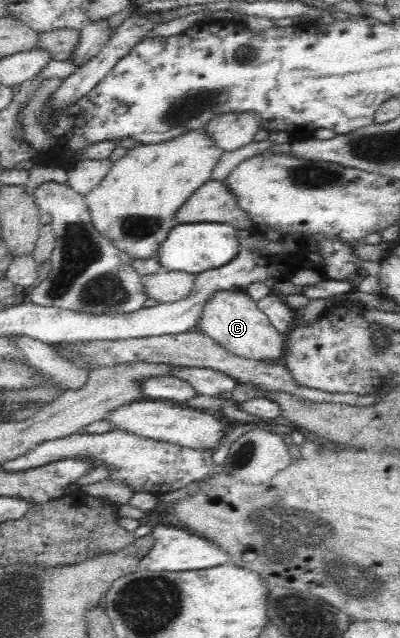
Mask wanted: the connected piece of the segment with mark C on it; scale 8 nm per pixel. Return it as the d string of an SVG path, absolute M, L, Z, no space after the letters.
M218 289L202 306L198 322L200 329L224 349L244 359L281 362L284 336L270 324L256 302L244 291Z

